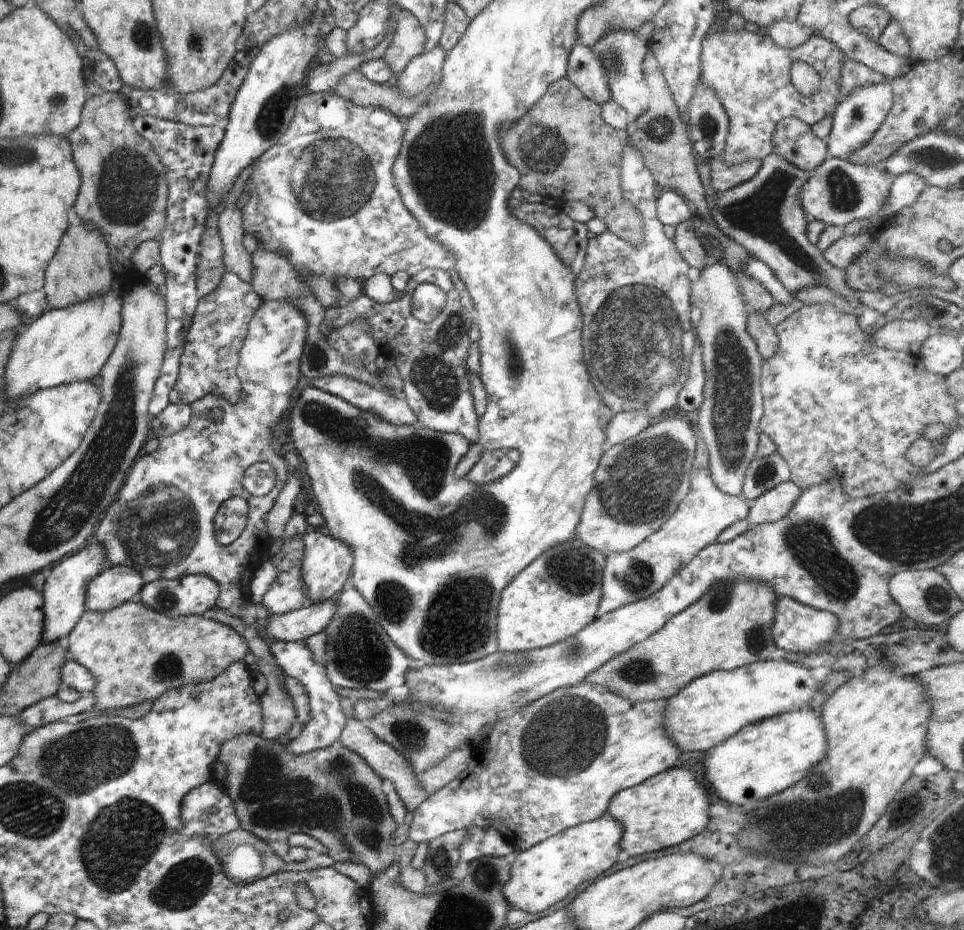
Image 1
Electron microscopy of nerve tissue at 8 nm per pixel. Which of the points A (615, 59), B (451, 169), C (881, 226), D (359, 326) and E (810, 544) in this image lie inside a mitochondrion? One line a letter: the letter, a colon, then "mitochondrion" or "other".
A: mitochondrion
B: mitochondrion
C: other
D: other
E: mitochondrion

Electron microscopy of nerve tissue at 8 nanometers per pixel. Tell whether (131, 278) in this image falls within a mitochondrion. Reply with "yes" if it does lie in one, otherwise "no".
no

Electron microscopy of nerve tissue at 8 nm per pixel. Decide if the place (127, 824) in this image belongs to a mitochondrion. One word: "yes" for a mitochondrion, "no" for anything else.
yes

